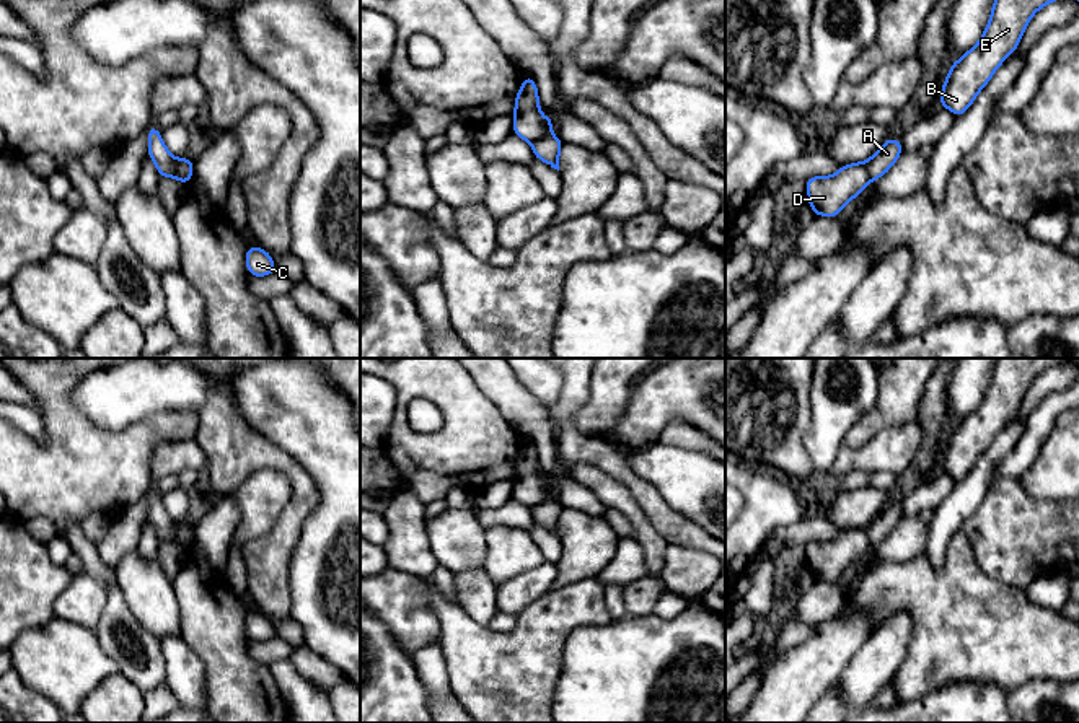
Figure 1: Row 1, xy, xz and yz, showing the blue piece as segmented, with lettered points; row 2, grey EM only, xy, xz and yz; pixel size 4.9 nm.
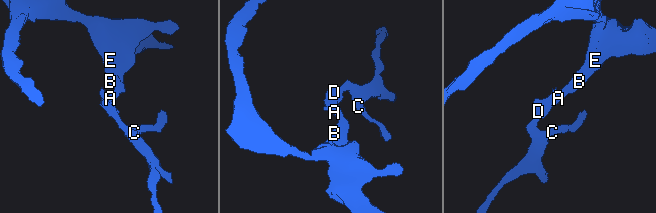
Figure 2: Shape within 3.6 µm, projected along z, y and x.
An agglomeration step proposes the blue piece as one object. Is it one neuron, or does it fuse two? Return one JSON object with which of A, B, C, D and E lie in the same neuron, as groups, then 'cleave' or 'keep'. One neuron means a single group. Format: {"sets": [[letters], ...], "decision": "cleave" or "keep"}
{"sets": [["A", "B", "E"], ["C", "D"]], "decision": "cleave"}

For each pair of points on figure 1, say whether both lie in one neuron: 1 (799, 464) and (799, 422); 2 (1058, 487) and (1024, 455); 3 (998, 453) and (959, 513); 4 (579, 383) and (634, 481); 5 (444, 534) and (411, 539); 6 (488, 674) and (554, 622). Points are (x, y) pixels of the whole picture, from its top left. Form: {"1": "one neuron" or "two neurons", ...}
{"1": "one neuron", "2": "two neurons", "3": "one neuron", "4": "one neuron", "5": "two neurons", "6": "one neuron"}

